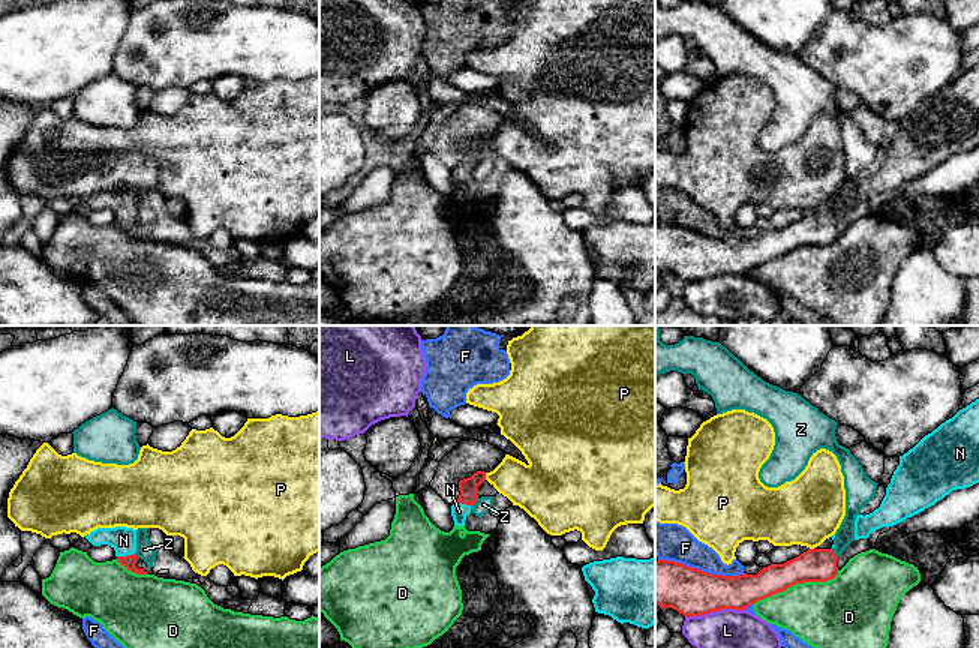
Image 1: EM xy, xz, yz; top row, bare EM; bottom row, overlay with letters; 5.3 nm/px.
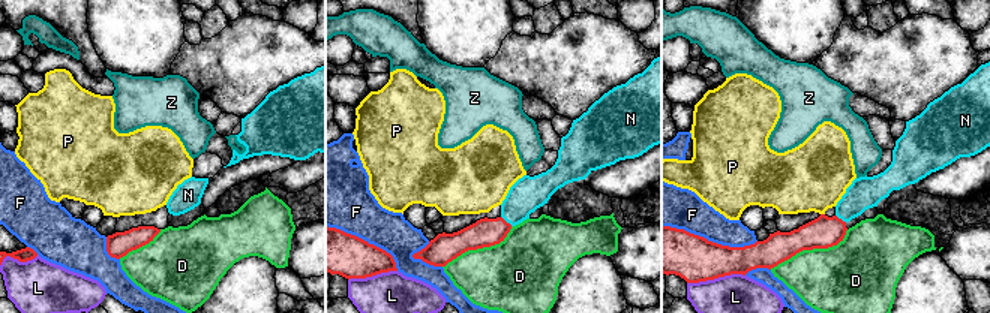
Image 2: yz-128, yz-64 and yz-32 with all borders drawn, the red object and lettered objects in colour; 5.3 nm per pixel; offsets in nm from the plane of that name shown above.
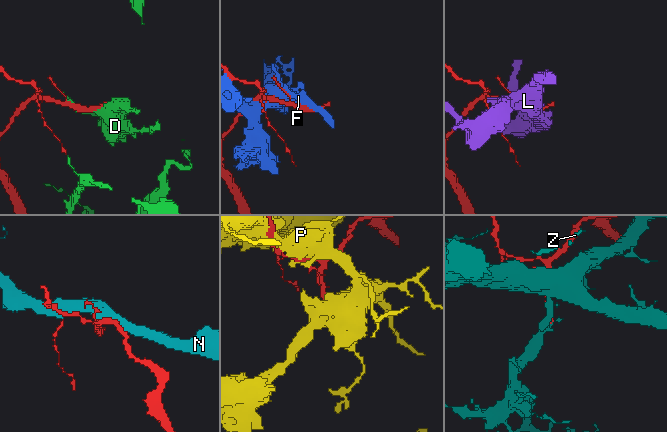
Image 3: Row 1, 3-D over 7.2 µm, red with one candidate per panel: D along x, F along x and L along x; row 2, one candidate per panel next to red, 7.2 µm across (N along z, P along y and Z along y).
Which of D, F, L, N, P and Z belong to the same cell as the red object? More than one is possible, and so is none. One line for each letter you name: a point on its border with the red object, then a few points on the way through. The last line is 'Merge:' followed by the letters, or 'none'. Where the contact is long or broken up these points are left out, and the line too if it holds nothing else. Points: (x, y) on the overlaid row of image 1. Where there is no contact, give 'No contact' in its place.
N: Touches red at xy (125, 557). Path across: xy (129, 561), (125, 557), (123, 540)
Merge: N

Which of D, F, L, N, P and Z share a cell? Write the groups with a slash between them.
D / F / L / N / P / Z

